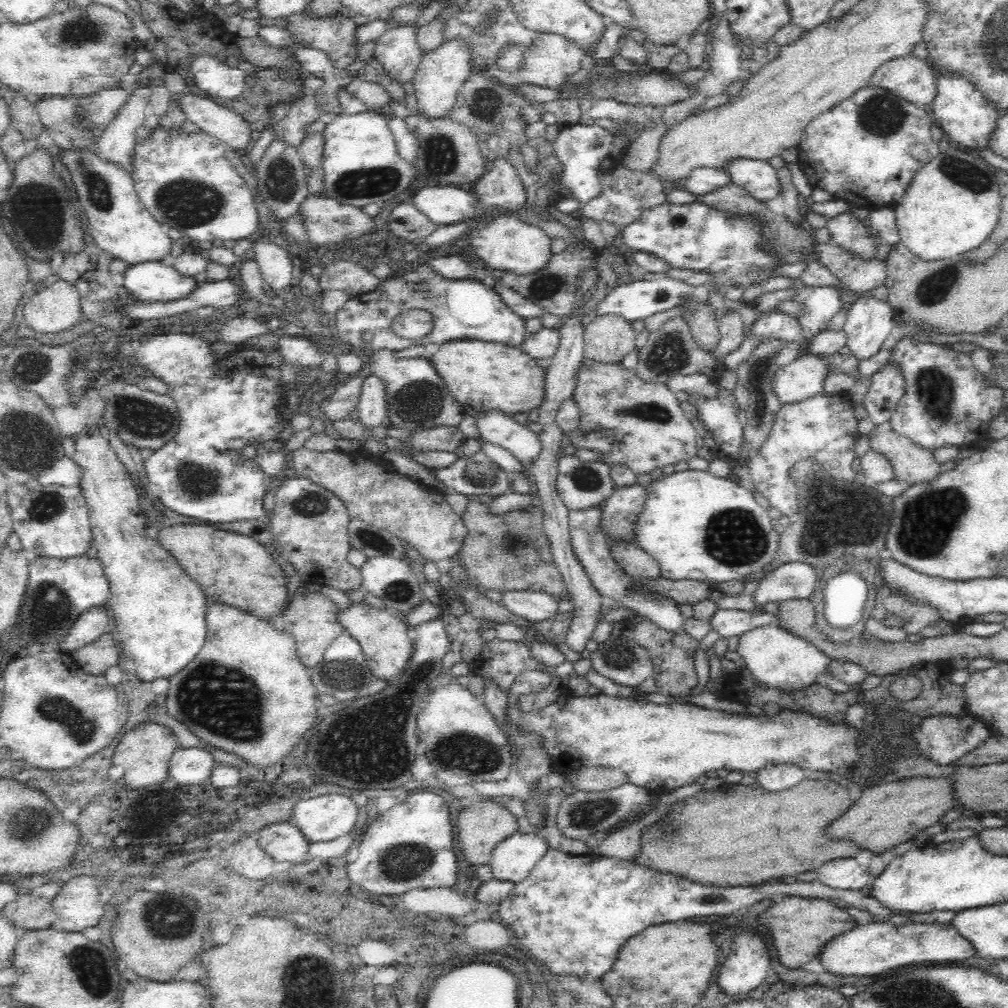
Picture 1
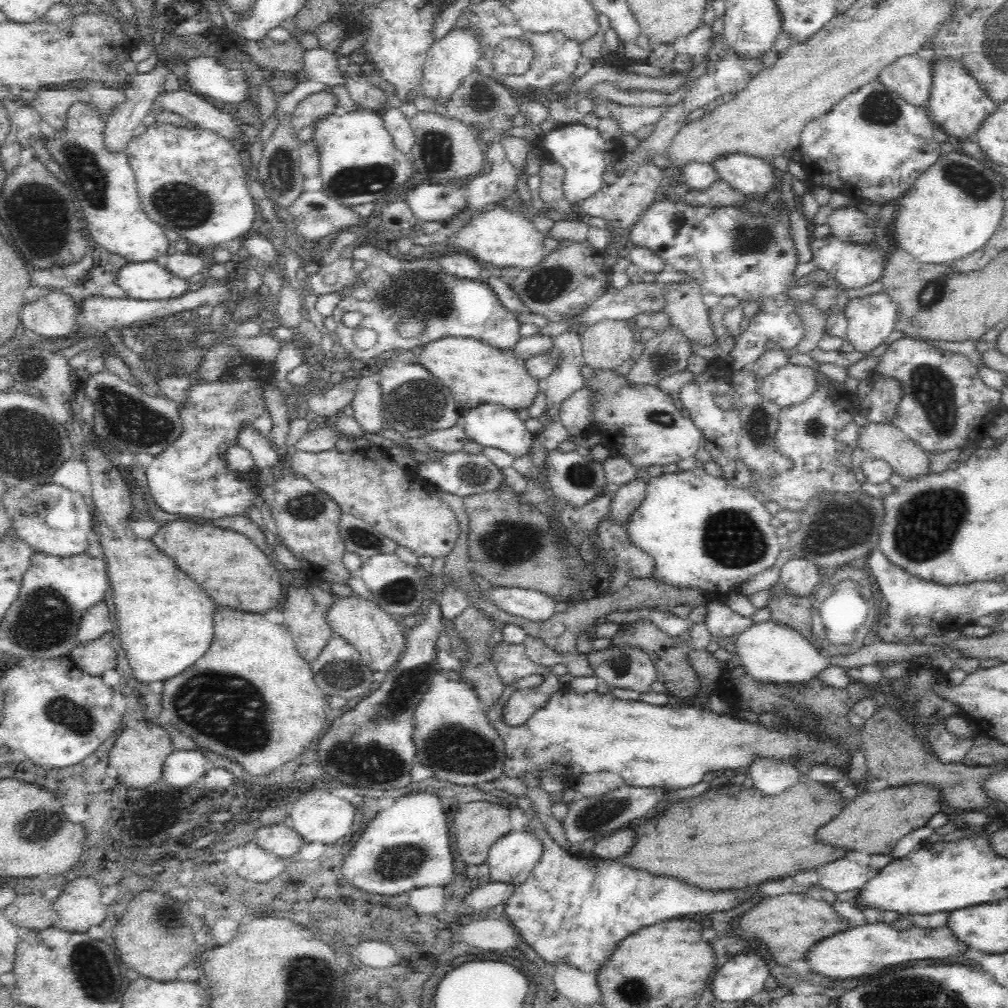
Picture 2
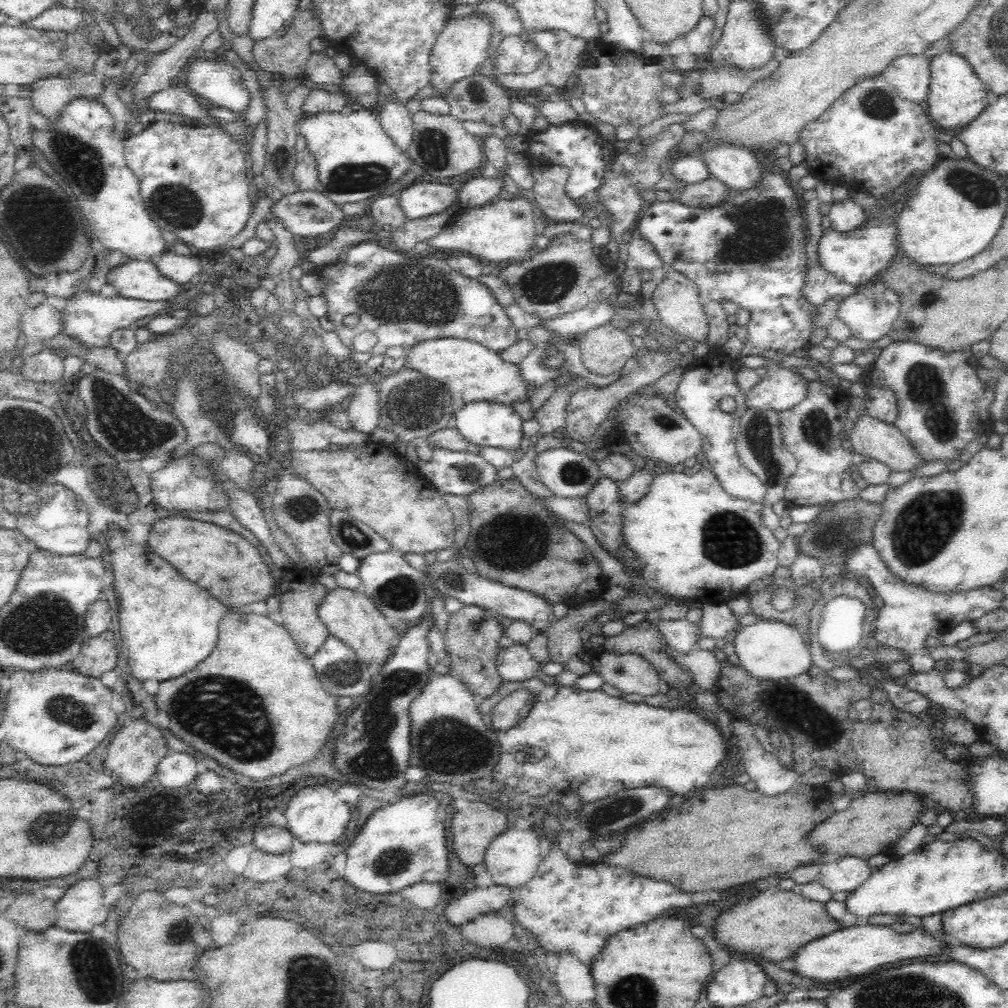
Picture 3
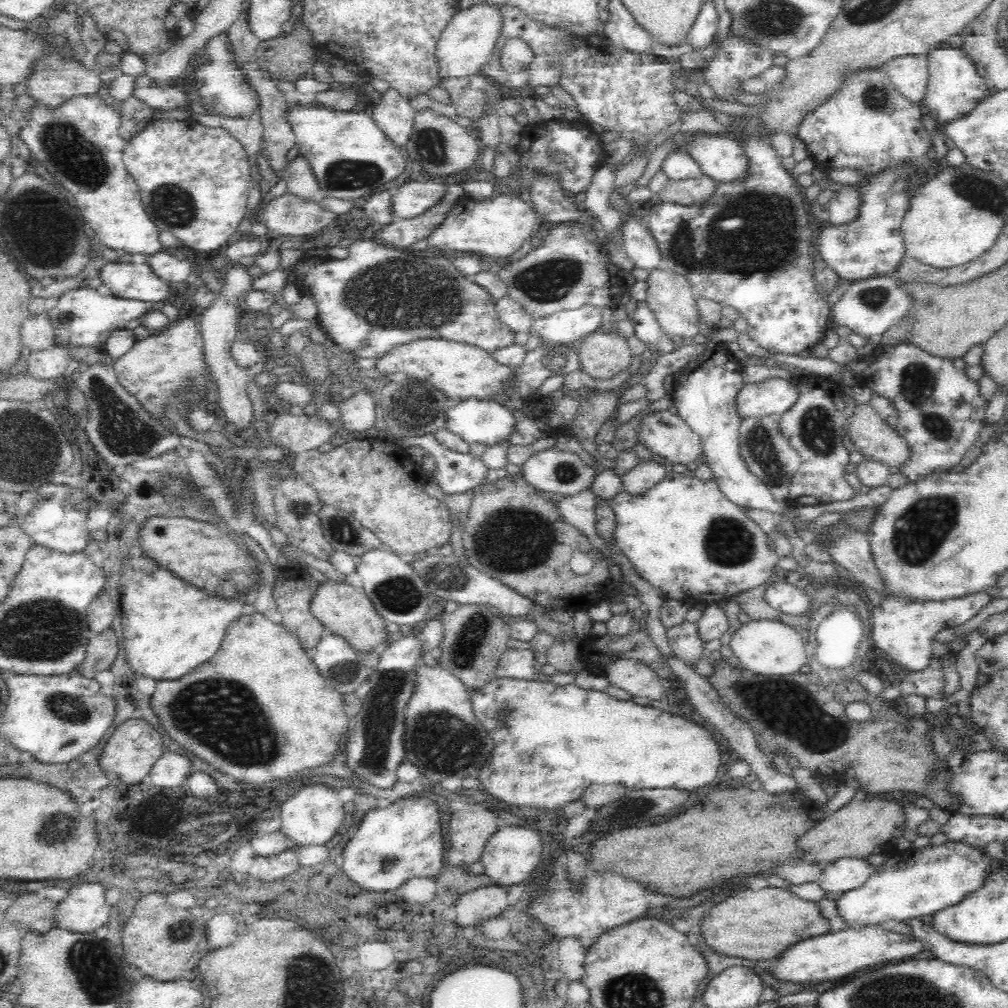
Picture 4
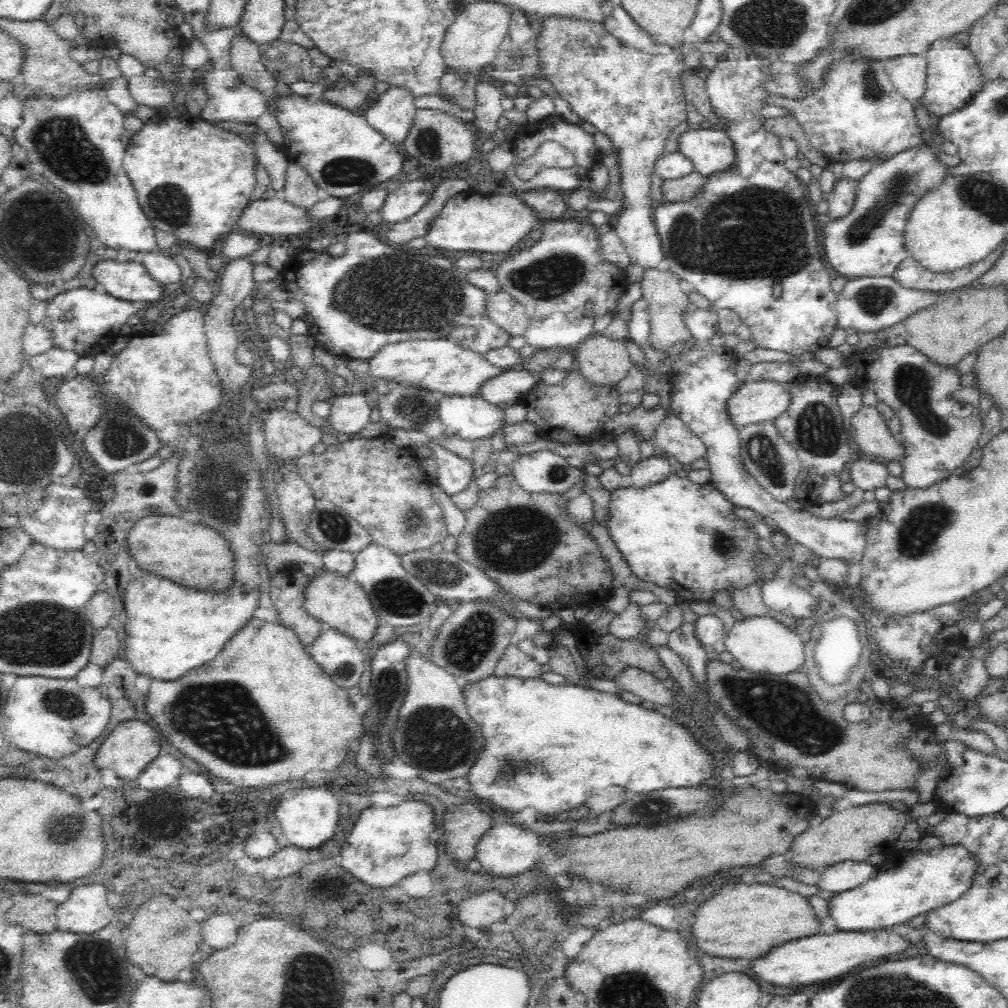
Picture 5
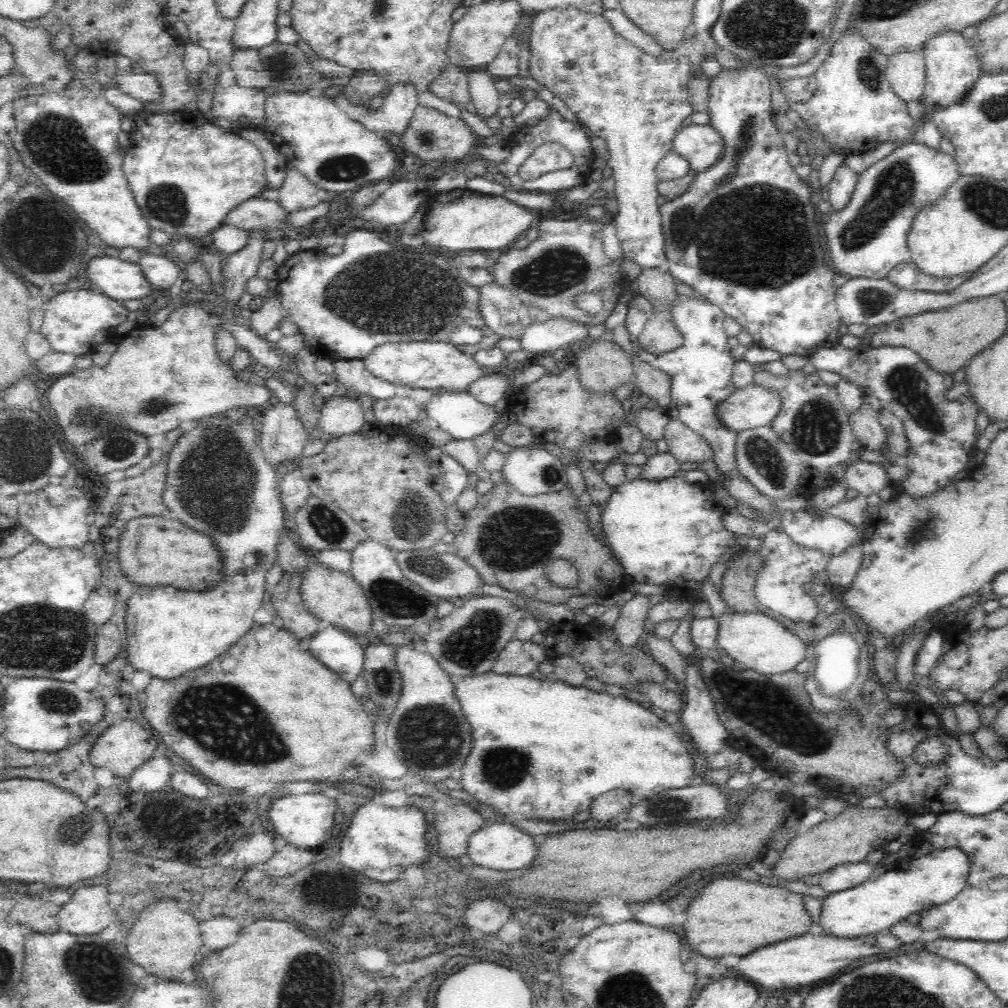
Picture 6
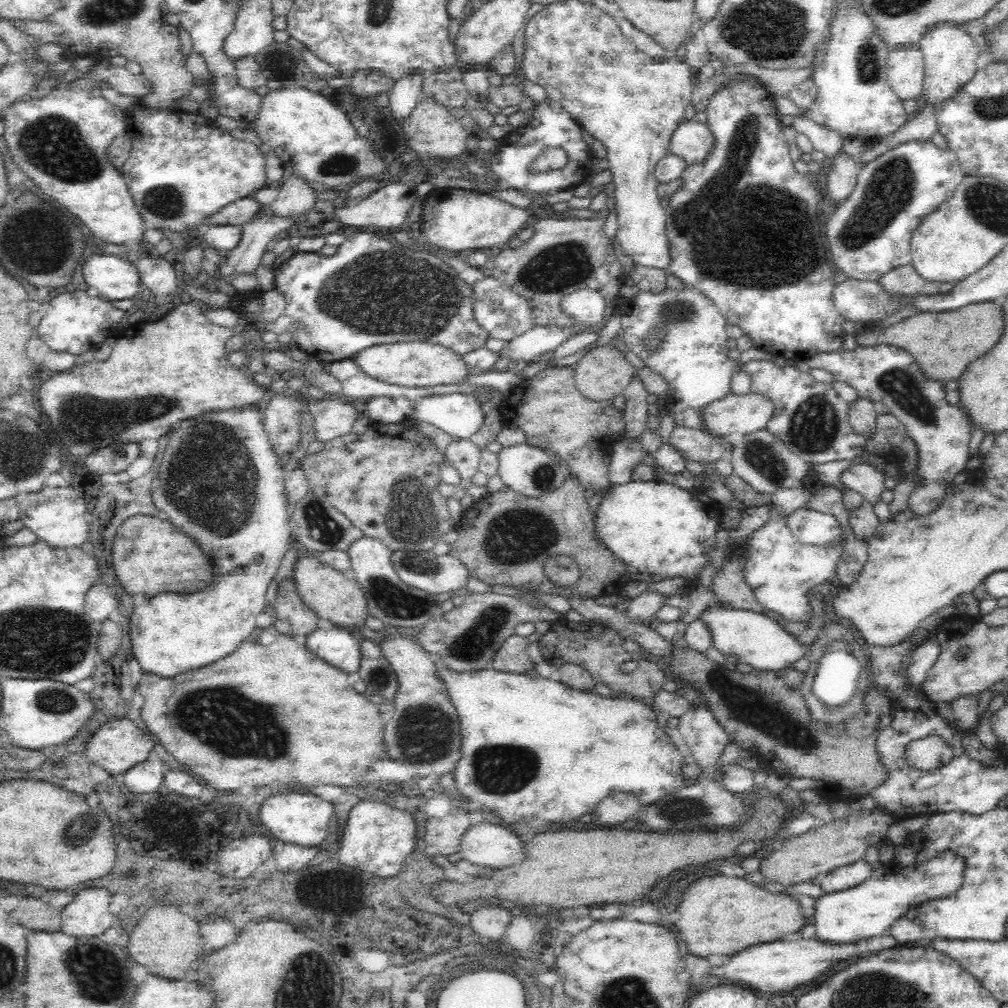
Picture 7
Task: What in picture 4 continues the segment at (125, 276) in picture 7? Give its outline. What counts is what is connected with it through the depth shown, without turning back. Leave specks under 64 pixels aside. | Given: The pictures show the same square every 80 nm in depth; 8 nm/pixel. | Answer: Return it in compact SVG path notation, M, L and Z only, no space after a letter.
M147 262L106 264L100 277L111 294L120 298L157 302L160 305L170 296L170 283L158 277Z

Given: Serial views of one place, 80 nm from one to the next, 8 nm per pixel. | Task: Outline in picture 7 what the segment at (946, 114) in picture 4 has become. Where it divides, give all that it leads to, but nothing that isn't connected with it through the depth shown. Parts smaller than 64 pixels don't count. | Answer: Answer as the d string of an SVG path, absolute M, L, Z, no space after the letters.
M951 22L936 24L935 29L920 40L918 48L923 52L925 64L921 102L929 103L934 108L954 98L974 78L976 58L982 51L979 39L971 37L964 28L958 28Z

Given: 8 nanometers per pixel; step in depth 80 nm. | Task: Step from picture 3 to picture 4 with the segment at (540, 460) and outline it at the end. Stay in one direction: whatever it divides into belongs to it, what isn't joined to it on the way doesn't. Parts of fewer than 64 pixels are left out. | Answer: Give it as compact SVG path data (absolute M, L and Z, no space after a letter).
M557 448L533 454L522 466L525 468L524 479L532 488L562 496L591 490L598 474L578 454Z

